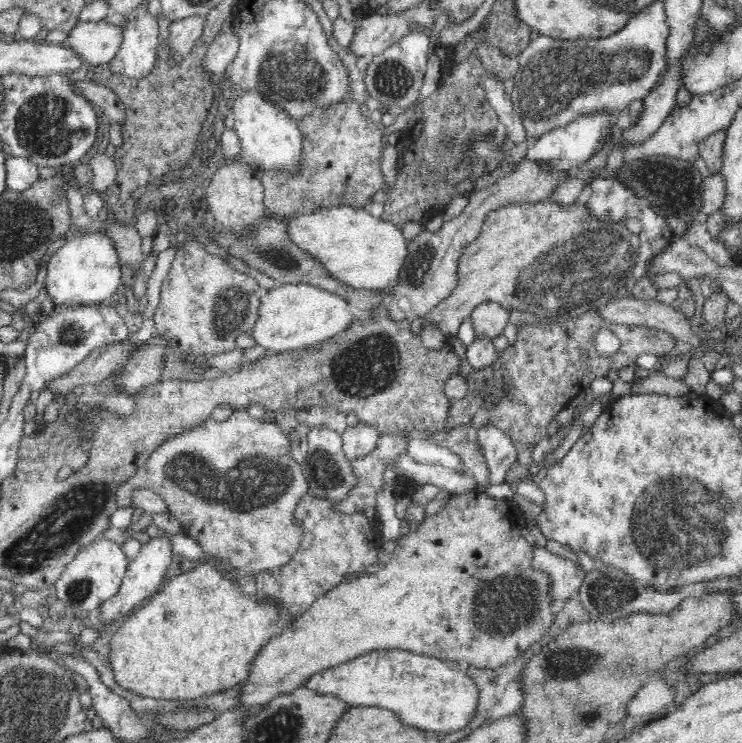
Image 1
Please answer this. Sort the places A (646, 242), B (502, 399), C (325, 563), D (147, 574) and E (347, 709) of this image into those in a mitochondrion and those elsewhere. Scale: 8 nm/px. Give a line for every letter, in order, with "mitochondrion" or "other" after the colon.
A: mitochondrion
B: mitochondrion
C: other
D: other
E: other

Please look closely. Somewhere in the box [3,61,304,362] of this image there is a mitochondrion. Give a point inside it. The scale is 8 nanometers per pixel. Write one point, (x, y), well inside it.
(44, 128)

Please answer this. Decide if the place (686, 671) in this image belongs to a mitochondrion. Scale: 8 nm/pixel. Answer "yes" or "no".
no

